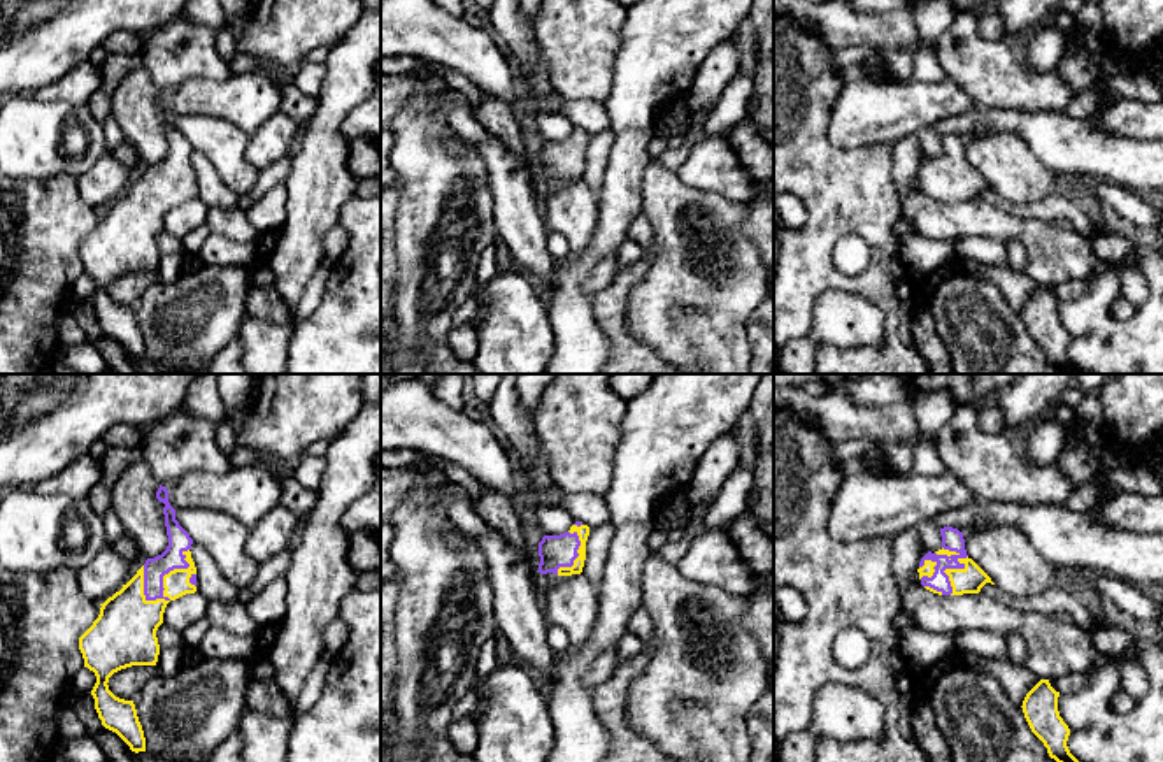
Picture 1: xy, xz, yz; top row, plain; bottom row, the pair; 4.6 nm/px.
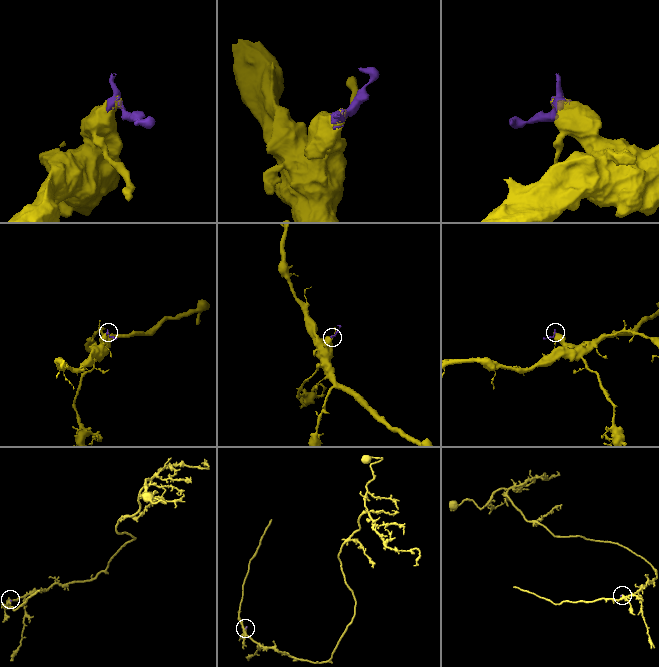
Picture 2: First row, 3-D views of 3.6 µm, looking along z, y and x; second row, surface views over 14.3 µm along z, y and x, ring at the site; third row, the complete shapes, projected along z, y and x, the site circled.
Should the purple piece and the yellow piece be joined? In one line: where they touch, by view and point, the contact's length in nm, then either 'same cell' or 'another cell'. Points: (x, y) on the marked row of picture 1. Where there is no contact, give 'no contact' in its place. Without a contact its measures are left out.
meets purple in xy at (167, 573); contact 320 nm long; same cell

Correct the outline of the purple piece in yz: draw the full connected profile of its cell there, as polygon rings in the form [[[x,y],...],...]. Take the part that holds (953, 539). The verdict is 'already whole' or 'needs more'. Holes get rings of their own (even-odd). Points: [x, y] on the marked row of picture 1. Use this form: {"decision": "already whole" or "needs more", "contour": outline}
{"decision": "needs more", "contour": [[[940,528],[942,548],[919,562],[921,585],[938,595],[979,593],[991,578],[967,555],[963,532]]]}

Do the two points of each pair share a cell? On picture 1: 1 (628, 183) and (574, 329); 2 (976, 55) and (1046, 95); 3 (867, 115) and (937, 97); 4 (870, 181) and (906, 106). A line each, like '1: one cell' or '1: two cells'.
1: one cell
2: one cell
3: one cell
4: two cells

